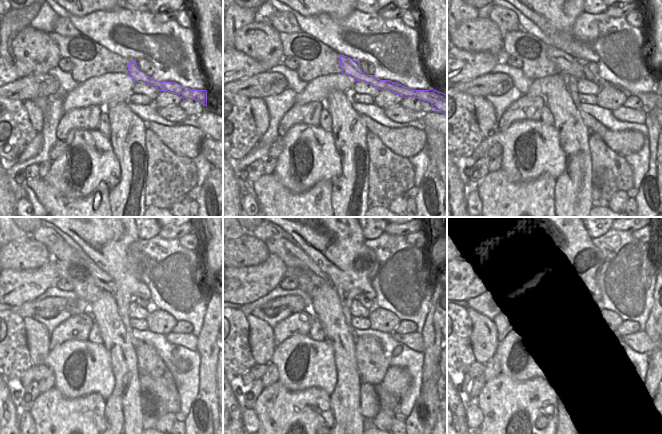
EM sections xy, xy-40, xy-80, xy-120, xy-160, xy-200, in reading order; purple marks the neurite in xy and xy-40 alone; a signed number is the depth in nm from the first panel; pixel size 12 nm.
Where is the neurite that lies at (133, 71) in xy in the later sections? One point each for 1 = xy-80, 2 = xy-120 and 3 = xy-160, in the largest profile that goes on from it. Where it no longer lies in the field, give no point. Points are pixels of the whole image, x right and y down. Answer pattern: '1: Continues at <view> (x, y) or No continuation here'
1: Continues at xy-80 (567, 64)
2: Continues at xy-120 (58, 250)
3: Continues at xy-160 (281, 247)

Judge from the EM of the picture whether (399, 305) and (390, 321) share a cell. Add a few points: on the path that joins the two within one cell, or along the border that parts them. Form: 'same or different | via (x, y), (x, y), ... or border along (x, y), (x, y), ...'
different | border along (378, 306), (390, 310), (400, 320)

